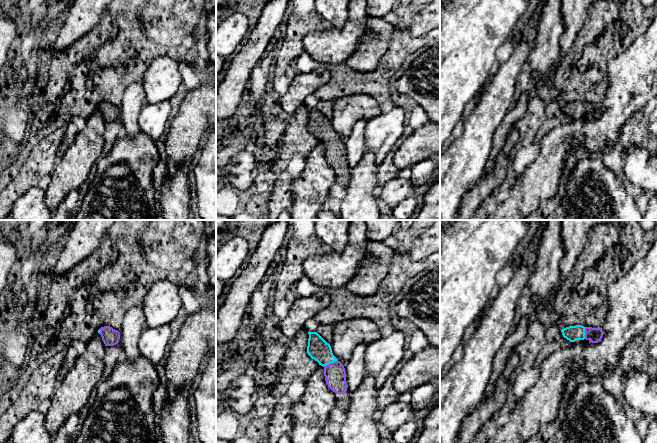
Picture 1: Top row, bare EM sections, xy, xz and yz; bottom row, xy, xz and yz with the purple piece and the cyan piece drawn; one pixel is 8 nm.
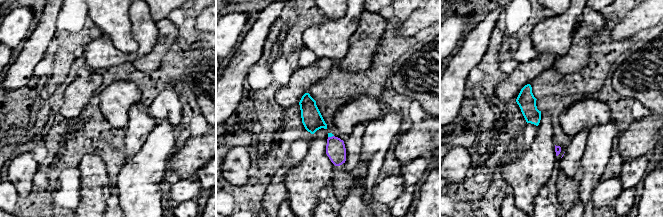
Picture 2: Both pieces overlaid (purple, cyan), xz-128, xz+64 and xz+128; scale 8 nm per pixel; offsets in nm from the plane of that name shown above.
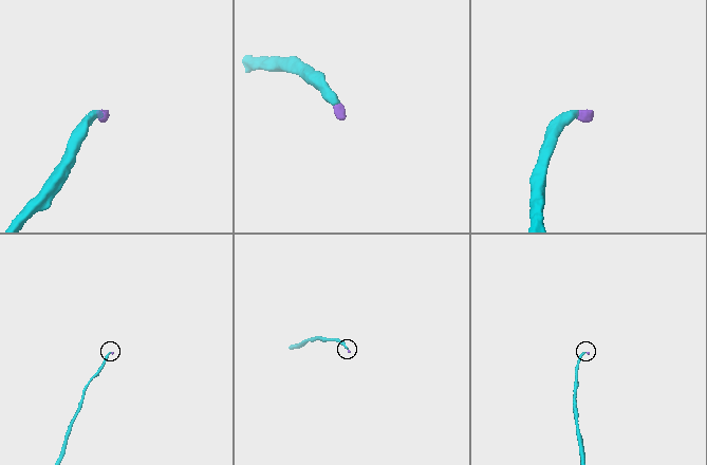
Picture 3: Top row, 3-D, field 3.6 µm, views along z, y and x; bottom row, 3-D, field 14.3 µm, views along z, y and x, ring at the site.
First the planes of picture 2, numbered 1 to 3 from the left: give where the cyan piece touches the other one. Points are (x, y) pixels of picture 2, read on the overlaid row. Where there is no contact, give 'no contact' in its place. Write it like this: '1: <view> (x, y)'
1: no contact
2: xz+64 (330, 137)
3: no contact

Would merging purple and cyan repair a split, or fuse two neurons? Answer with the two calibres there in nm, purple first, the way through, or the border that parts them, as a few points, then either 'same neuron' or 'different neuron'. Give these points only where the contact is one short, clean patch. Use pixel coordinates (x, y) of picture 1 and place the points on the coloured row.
calibres 180 and 180 nm; way xz (335, 375), (330, 363), (318, 349); same neuron

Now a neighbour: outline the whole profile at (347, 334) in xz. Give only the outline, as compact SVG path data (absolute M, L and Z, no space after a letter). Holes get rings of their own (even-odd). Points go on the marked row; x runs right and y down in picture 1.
M364 318L345 320L333 326L330 346L333 355L340 362L348 361L357 345L368 345L382 337L377 325Z

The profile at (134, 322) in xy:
M142 304L131 307L125 314L120 331L121 345L125 359L132 362L140 356L138 341L146 328Z

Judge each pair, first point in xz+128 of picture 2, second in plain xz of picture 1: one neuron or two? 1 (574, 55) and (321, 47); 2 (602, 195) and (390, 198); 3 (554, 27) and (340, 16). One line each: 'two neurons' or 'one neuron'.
1: two neurons
2: one neuron
3: two neurons

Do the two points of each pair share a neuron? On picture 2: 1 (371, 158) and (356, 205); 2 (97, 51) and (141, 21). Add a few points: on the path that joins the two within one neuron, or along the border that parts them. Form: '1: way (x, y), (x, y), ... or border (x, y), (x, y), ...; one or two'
1: way (369, 170), (361, 193); one
2: way (115, 57), (136, 55), (142, 49), (142, 39); one

